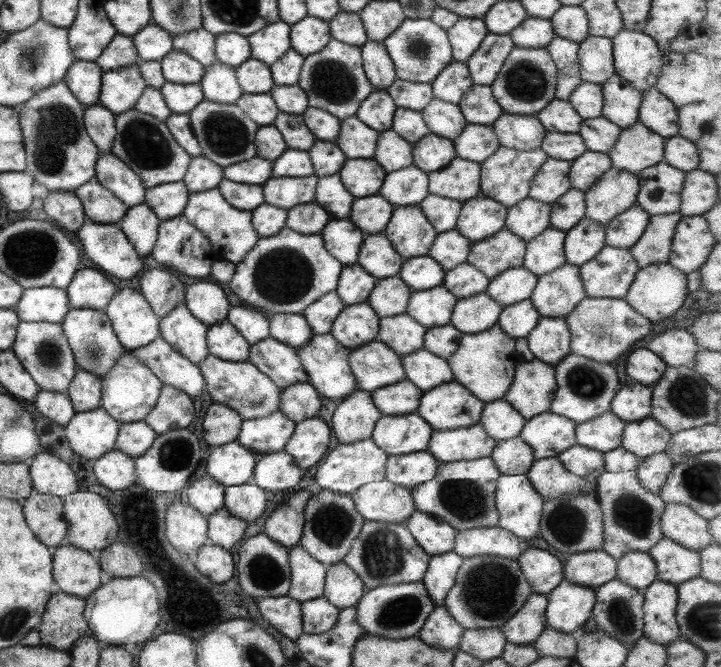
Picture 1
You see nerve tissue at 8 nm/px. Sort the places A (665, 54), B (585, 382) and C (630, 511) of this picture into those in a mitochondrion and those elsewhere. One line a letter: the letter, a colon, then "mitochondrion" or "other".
A: other
B: mitochondrion
C: mitochondrion

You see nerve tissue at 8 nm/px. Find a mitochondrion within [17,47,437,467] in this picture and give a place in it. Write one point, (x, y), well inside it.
(58, 128)

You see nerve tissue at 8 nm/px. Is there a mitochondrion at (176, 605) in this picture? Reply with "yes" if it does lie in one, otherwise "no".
no

